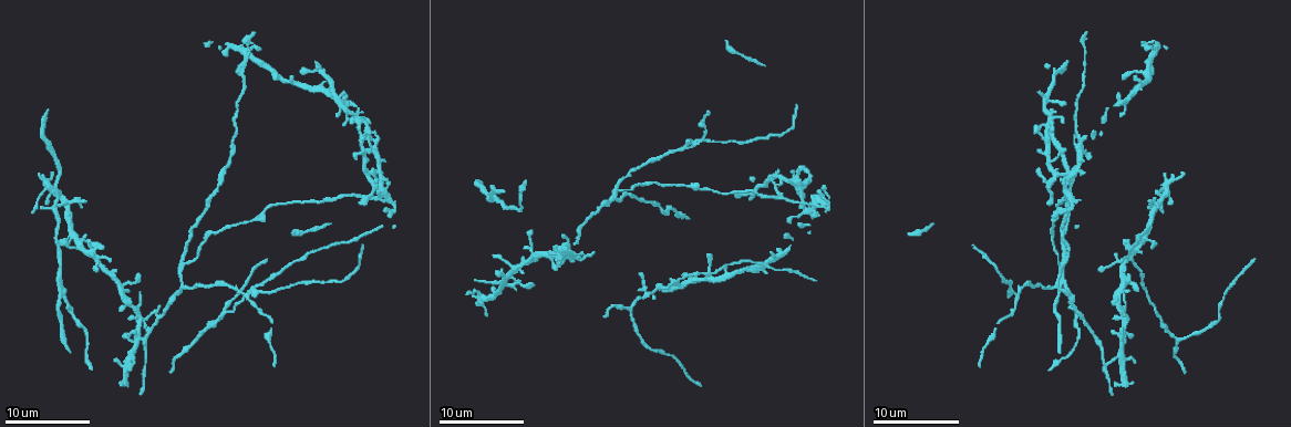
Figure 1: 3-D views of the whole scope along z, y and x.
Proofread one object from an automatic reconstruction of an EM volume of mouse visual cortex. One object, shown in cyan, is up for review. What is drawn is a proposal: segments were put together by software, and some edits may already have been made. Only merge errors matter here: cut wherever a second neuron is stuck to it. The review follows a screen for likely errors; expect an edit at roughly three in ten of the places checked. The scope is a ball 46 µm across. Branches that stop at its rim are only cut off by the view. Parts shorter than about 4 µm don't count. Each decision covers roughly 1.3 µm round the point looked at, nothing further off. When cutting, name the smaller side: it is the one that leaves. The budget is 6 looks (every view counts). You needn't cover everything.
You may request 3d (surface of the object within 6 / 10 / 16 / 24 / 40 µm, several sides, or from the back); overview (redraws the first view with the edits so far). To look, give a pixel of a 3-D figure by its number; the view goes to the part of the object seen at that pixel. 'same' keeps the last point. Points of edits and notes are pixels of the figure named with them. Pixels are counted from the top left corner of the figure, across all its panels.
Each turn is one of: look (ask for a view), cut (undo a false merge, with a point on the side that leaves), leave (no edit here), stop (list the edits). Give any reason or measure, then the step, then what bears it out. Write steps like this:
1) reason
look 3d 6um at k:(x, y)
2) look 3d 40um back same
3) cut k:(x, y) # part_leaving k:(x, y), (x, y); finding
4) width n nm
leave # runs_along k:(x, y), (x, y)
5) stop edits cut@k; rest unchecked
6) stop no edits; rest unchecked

looks like a crossing
look 3d 10um at 1:(532, 253)

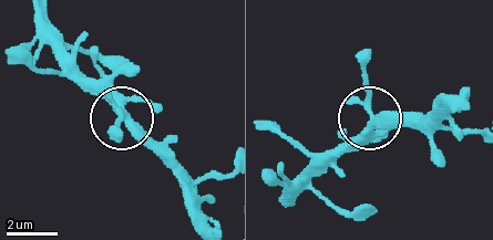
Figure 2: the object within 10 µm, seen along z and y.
arms 5
leave # one neuron here

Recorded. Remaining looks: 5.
small branch off a trunk
look 3d 6um at 1:(249, 295)

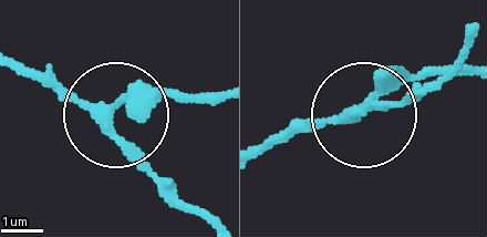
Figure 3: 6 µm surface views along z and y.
arms 3
leave # one neuron here

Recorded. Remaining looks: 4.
two arms in line, one across
look 3d 10um at 1:(182, 288)

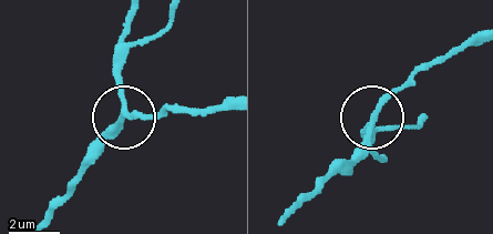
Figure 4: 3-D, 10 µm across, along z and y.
look 3d 6um at 4:(122, 112)

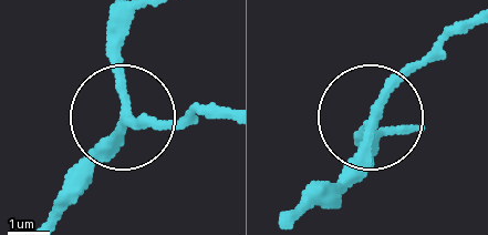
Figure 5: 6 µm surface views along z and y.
arms 3
leave # runs_along 5:(136, 20), (115, 62), (125, 112), (178, 125), (207, 115); all the same neuron

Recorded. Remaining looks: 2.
stop no edits; rest unchecked

